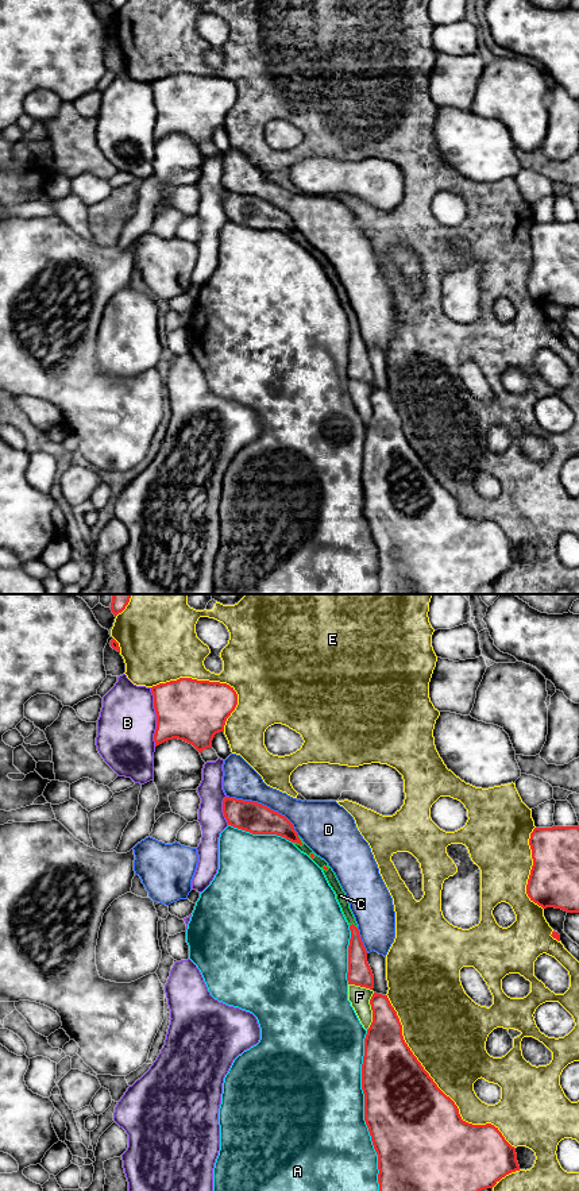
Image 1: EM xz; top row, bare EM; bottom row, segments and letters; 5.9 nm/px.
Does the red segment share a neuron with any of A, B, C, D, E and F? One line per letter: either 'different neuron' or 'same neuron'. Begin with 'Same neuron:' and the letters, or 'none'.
Same neuron: C
A: different neuron
B: different neuron
C: same neuron
D: different neuron
E: different neuron
F: different neuron

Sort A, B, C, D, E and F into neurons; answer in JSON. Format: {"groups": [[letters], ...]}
{"groups": [["A"], ["B"], ["C"], ["D"], ["E"], ["F"]]}

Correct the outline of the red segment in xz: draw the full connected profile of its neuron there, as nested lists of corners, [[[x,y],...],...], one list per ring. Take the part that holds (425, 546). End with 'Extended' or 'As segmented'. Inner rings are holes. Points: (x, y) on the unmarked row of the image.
[[[374,388],[370,394],[370,400],[373,405],[373,417],[367,424],[364,433],[362,485],[364,489],[364,516],[368,523],[374,544],[378,550],[378,594],[478,594],[478,589],[482,585],[493,583],[506,570],[520,566],[516,543],[505,535],[498,523],[491,519],[472,520],[463,516],[455,497],[437,482],[429,469],[424,465],[421,458],[417,455],[404,435],[402,420],[387,390]]]. As segmented

